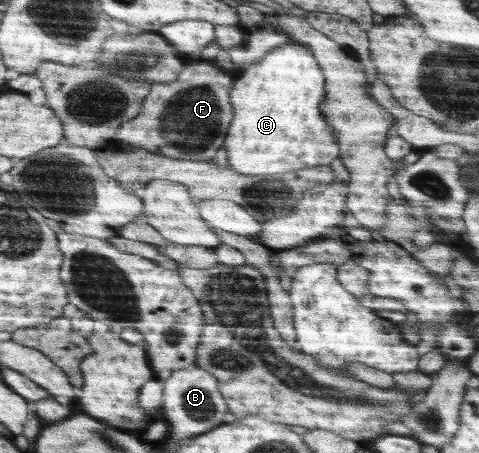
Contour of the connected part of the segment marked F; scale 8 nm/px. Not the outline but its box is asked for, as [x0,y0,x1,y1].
[115,61,234,160]

